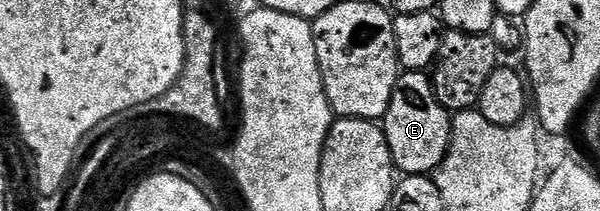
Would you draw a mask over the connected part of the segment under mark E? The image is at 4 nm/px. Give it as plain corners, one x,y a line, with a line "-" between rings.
405,72
397,81
393,99
383,119
393,164
402,175
432,175
441,167
452,144
453,118
437,98
432,77
425,72

